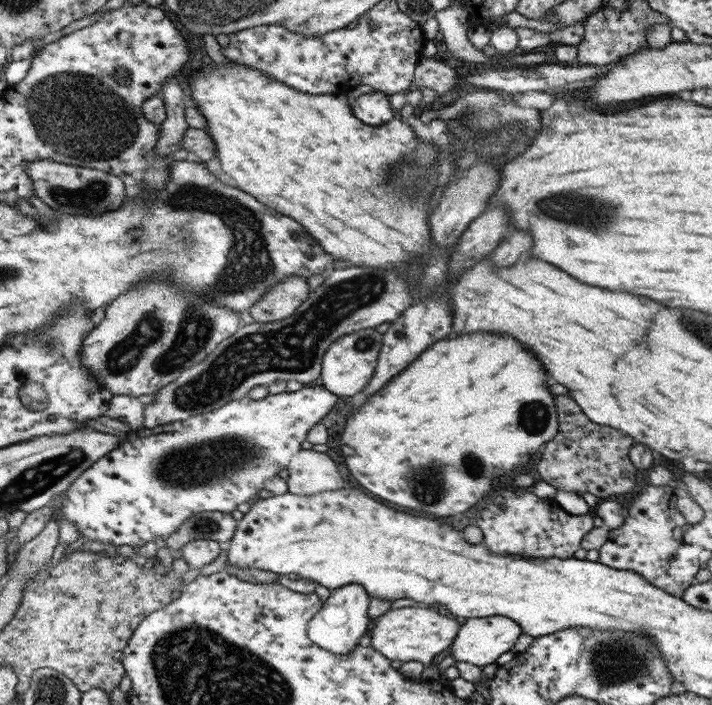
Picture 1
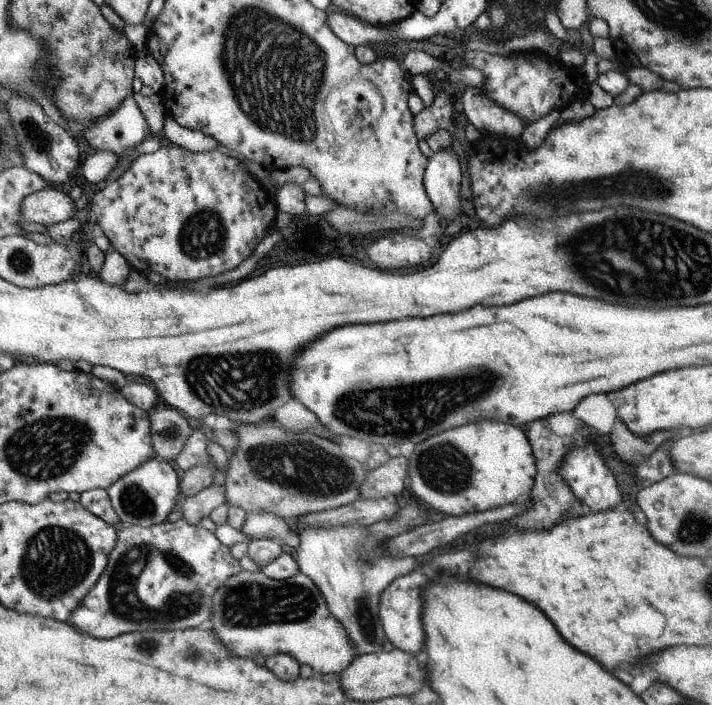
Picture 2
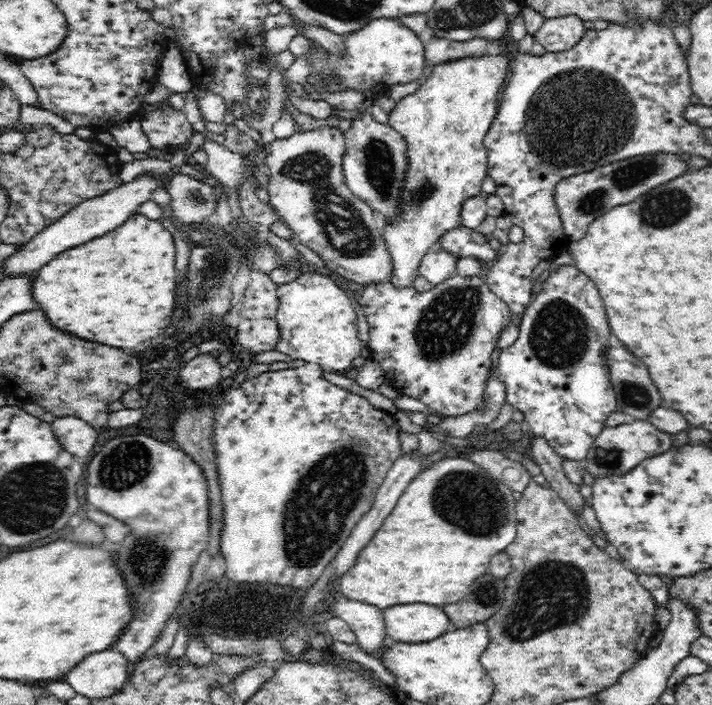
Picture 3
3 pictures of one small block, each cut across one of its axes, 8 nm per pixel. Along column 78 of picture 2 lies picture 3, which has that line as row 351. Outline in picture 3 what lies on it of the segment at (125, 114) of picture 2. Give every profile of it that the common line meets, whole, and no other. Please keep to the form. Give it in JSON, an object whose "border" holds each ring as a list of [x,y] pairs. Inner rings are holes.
{"border":[[[136,213],[116,230],[94,238],[57,254],[41,266],[32,280],[32,298],[42,313],[48,316],[52,326],[80,336],[90,342],[116,346],[134,353],[142,342],[160,336],[172,322],[172,310],[176,308],[176,248],[172,234],[157,220]]]}

